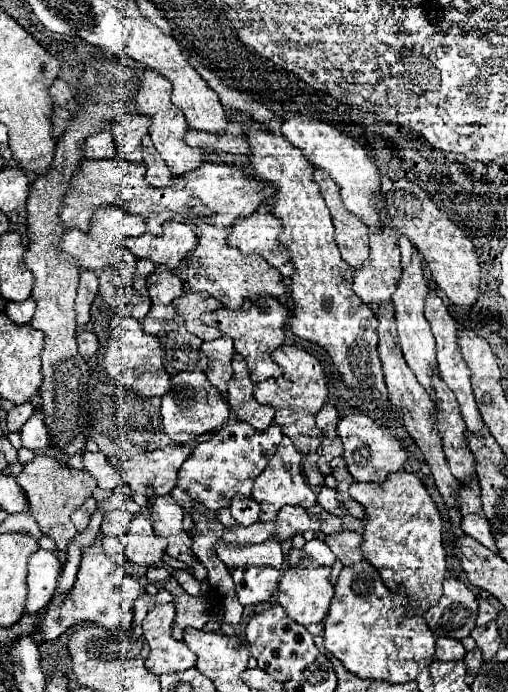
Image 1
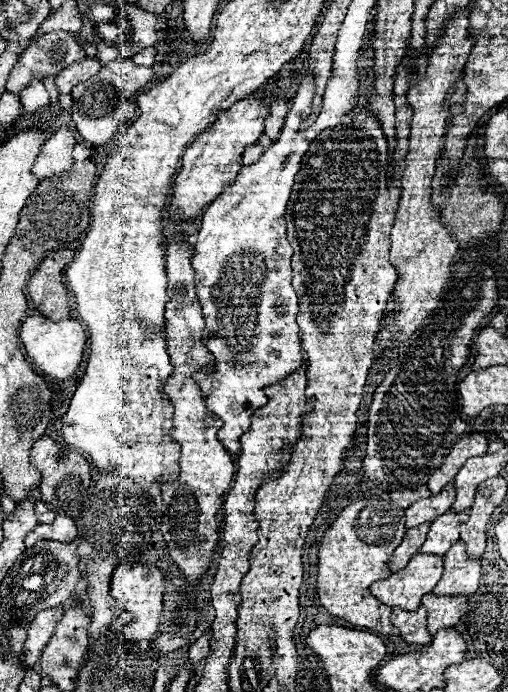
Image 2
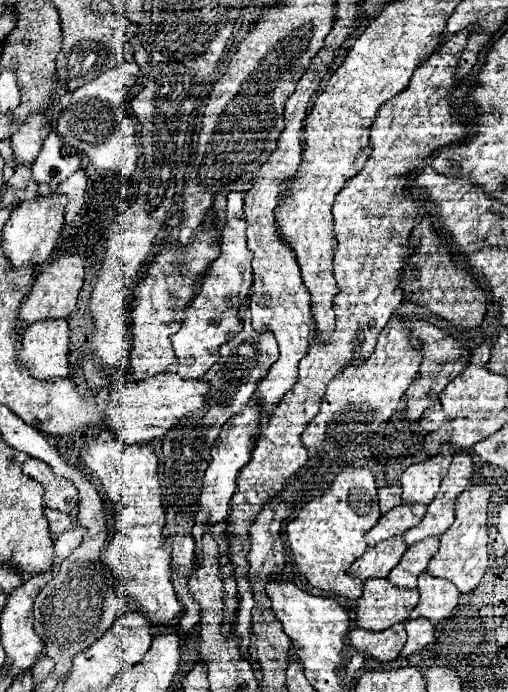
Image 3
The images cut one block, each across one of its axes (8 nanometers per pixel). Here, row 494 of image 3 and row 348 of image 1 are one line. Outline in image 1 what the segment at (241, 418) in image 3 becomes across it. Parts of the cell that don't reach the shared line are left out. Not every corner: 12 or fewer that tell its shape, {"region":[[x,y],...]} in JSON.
{"region":[[228,336],[204,342],[206,378],[226,390],[232,372],[232,340]]}

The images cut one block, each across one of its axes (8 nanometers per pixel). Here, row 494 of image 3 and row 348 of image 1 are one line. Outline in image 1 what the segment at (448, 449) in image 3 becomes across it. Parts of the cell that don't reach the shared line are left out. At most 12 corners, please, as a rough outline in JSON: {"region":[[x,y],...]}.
{"region":[[422,258],[400,272],[392,294],[404,358],[434,396],[434,336],[422,312]]}

